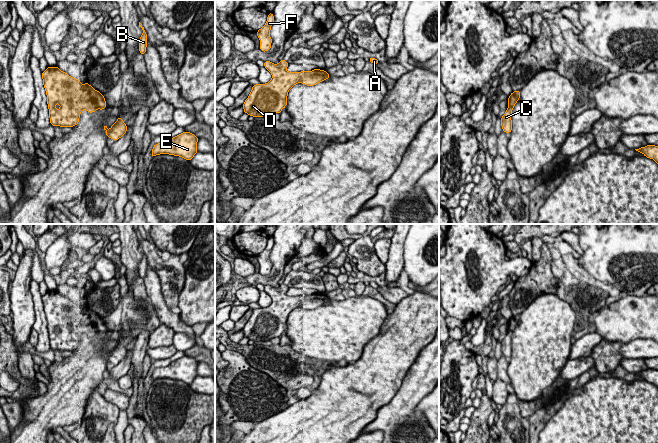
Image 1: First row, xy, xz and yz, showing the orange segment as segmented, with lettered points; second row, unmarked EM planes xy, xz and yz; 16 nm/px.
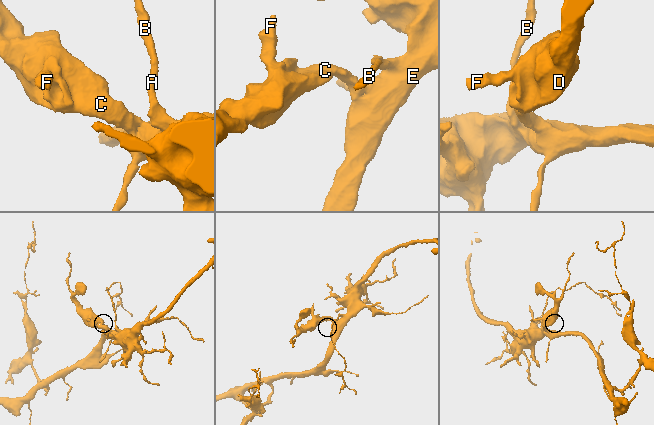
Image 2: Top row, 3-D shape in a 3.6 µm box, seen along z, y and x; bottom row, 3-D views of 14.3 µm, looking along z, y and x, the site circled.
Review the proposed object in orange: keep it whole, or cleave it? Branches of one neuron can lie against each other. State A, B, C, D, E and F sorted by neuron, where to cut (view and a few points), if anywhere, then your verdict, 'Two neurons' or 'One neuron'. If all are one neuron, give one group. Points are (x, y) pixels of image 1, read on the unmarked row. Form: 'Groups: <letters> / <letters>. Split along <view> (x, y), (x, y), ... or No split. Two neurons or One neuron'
Groups: A B C D E F. No split. One neuron

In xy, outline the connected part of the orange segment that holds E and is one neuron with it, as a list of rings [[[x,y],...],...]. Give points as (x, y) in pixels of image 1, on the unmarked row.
[[[183,356],[166,367],[158,367],[153,370],[152,381],[160,378],[169,378],[182,381],[191,385],[197,375],[198,361],[193,357]]]

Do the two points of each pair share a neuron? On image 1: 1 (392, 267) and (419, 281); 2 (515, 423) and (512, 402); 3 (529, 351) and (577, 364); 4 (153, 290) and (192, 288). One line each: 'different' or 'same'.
1: different
2: same
3: different
4: different

